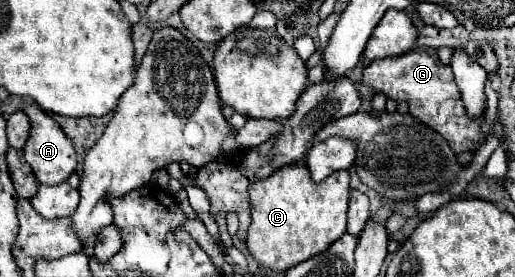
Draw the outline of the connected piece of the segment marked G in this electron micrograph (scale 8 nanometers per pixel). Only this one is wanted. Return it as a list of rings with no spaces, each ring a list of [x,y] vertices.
[[[414,48],[402,56],[372,60],[362,70],[360,84],[368,86],[374,92],[384,92],[386,98],[394,100],[396,104],[406,102],[408,112],[422,124],[442,134],[450,142],[450,148],[454,152],[476,150],[484,142],[484,138],[480,136],[480,120],[466,118],[452,70],[436,58],[434,48]]]

